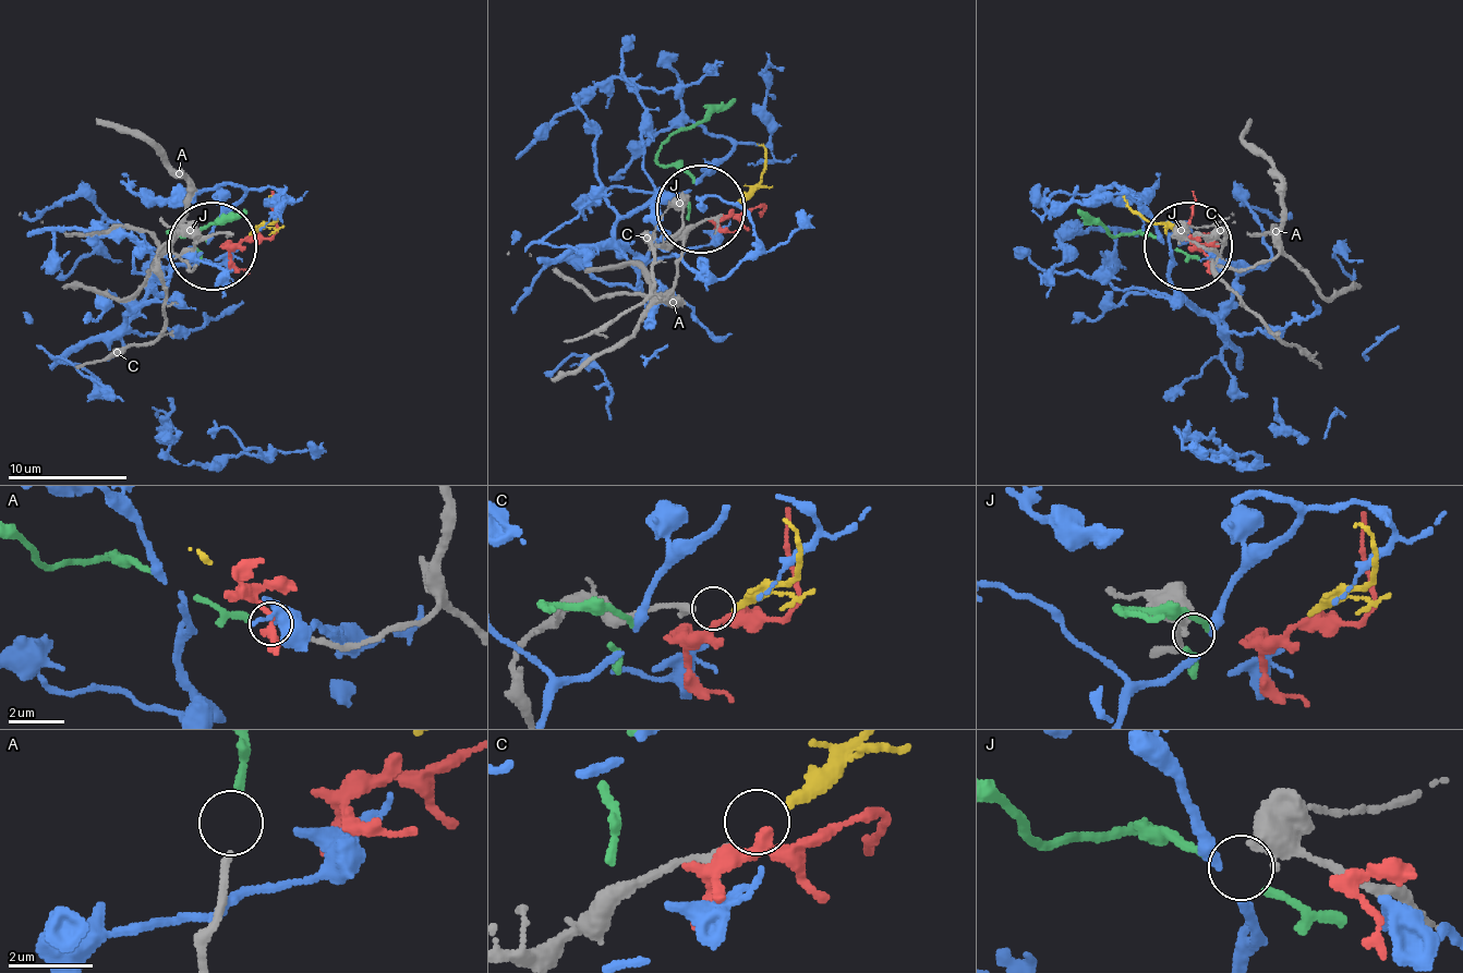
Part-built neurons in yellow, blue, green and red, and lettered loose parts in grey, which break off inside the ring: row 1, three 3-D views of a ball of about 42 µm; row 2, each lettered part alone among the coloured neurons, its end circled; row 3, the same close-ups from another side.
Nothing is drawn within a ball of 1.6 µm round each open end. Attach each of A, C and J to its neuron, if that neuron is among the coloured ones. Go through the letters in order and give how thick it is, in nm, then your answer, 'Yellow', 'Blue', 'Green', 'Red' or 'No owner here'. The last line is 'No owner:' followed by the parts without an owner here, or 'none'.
A: Thickness 160 nm. Green
C: Thickness 200 nm. Yellow
J: Thickness 480 nm. No owner here
No owner: J

